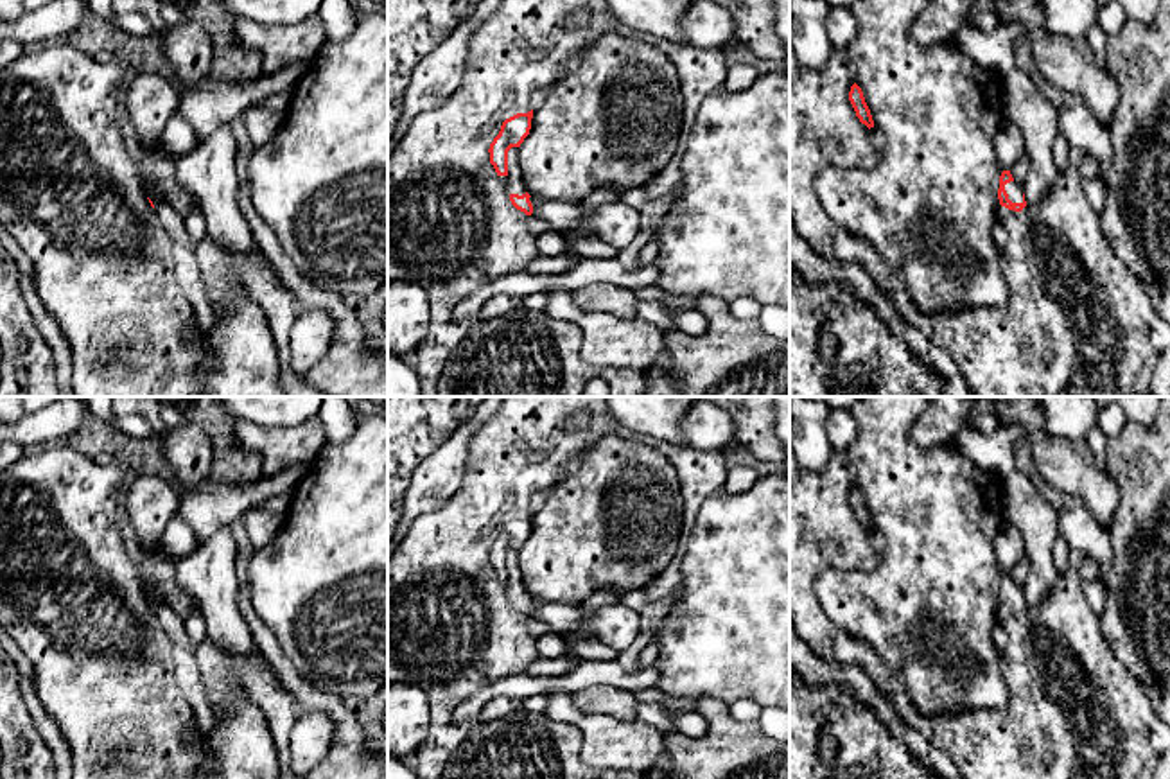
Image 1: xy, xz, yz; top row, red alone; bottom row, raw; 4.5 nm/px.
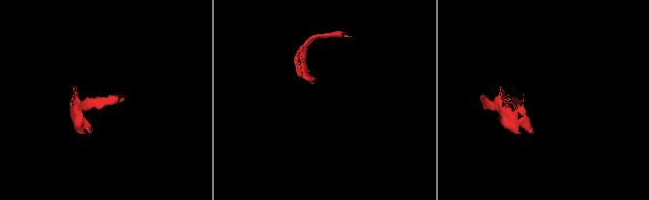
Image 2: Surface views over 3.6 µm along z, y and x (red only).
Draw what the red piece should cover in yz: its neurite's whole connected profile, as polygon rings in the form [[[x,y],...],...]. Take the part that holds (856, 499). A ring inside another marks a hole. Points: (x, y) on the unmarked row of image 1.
[[[856,485],[851,488],[849,503],[851,503],[860,524],[865,526],[869,531],[874,530],[870,512],[865,504],[861,490]]]

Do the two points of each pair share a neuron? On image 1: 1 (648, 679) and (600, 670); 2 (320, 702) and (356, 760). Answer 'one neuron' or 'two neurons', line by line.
1: one neuron
2: one neuron

